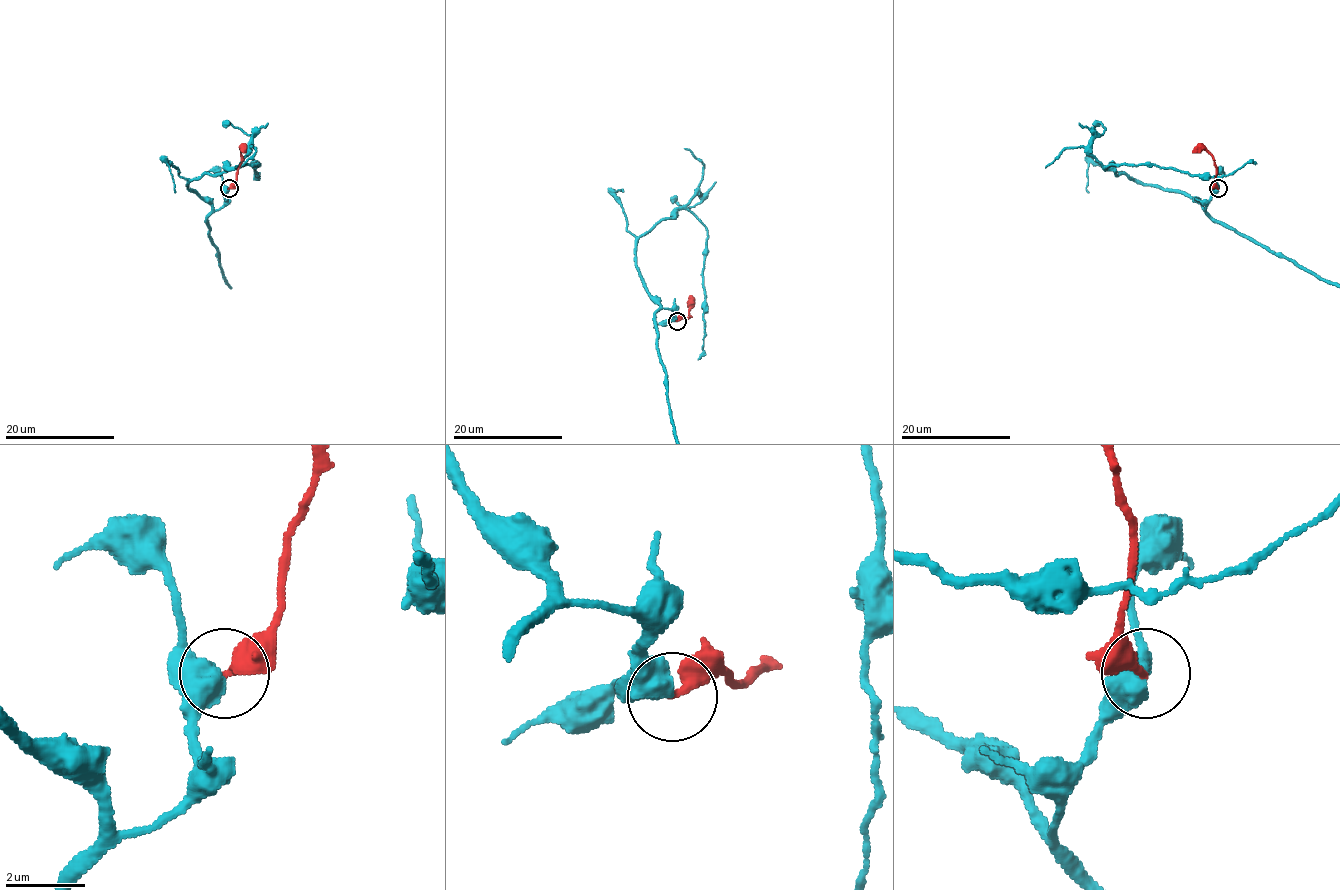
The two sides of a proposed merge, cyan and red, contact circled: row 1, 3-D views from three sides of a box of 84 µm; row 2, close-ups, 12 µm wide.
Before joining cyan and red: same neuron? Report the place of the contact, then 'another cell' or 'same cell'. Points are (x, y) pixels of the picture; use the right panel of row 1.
at (1218, 188); another cell

